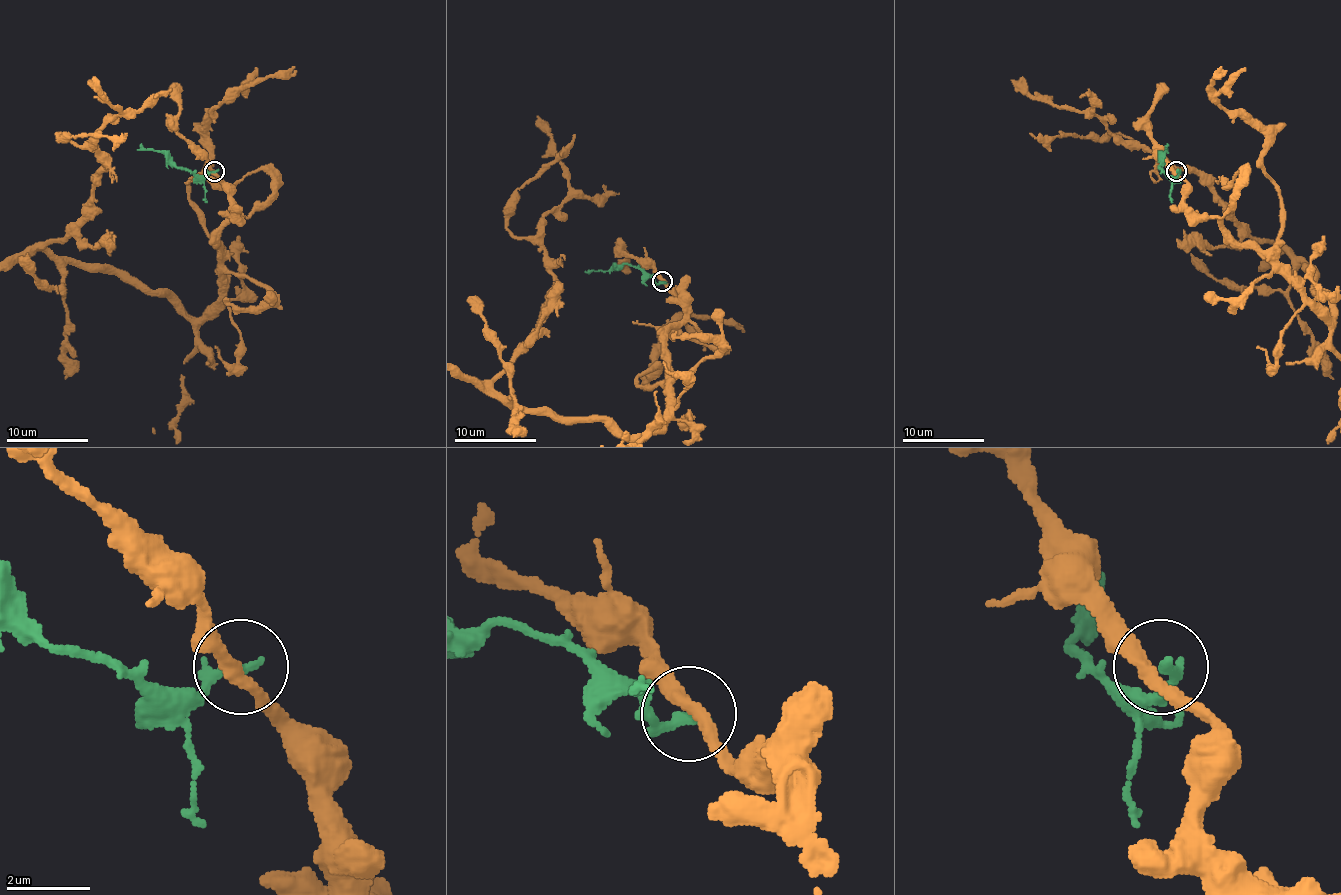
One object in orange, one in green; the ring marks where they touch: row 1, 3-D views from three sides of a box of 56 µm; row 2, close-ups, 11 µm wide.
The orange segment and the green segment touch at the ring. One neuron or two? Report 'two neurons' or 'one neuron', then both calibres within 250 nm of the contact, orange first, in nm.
two neurons; 320 nm thick on the orange side, 280 nm on the other

